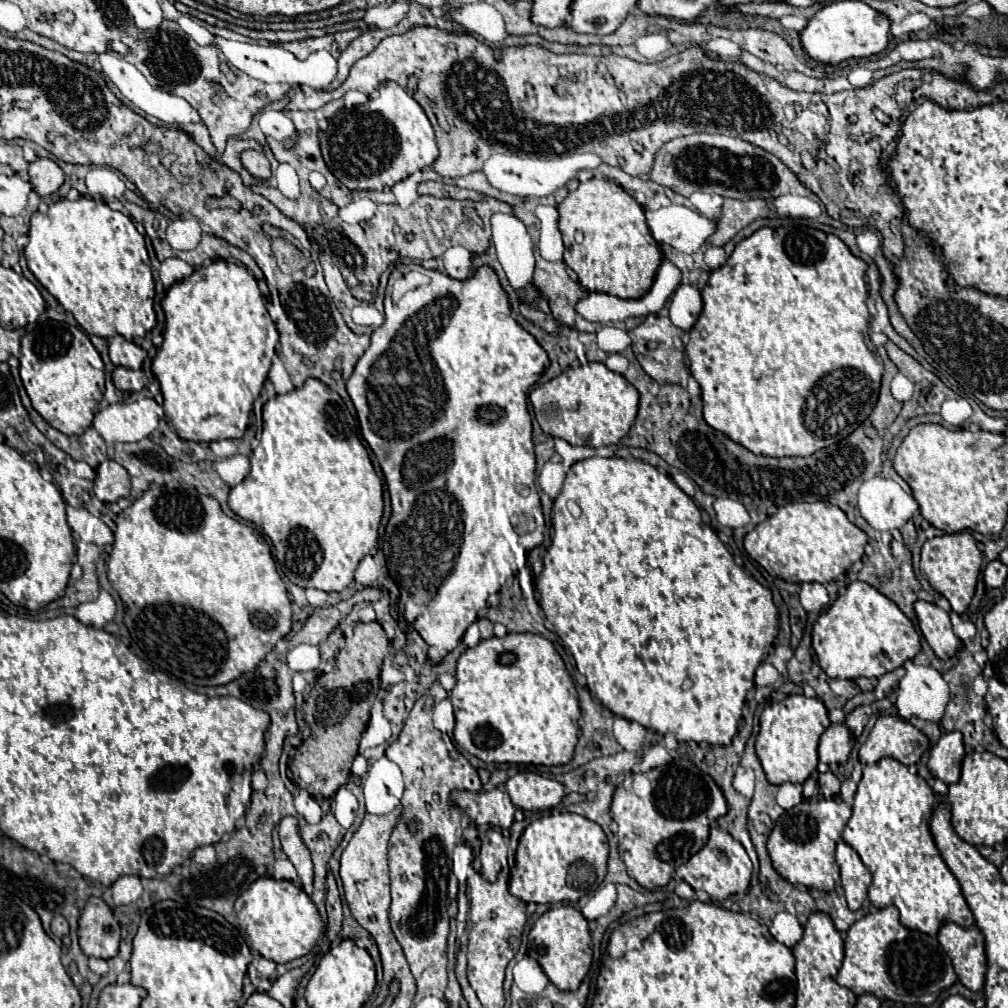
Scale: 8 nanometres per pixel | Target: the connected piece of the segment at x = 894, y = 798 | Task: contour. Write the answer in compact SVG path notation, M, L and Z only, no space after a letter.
M882 758L874 764L864 766L862 780L852 804L852 816L842 832L842 838L858 852L864 866L872 872L872 884L868 888L870 902L876 908L886 908L890 904L896 906L900 910L902 926L930 936L936 936L944 922L954 922L962 928L972 926L972 912L960 892L960 884L944 864L928 830L928 818L934 806L936 796L922 776L910 774L908 768L904 764L898 764L896 760Z

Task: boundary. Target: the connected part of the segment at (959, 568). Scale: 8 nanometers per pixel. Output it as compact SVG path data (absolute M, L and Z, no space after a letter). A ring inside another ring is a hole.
M956 532L956 534L944 534L936 536L932 540L926 540L922 546L920 556L920 568L926 574L930 586L938 590L952 606L956 614L962 614L976 590L980 568L982 568L982 552L976 546L976 540L970 532Z

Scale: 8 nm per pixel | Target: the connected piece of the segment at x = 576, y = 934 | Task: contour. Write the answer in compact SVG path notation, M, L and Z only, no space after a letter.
M564 904L546 910L528 934L528 956L542 966L548 980L556 988L578 990L592 964L592 938L582 912Z

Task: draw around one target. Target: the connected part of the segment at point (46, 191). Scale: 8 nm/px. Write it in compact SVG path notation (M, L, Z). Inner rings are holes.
M36 158L30 164L28 174L30 174L30 184L34 192L42 198L50 196L64 184L64 172L52 158Z

